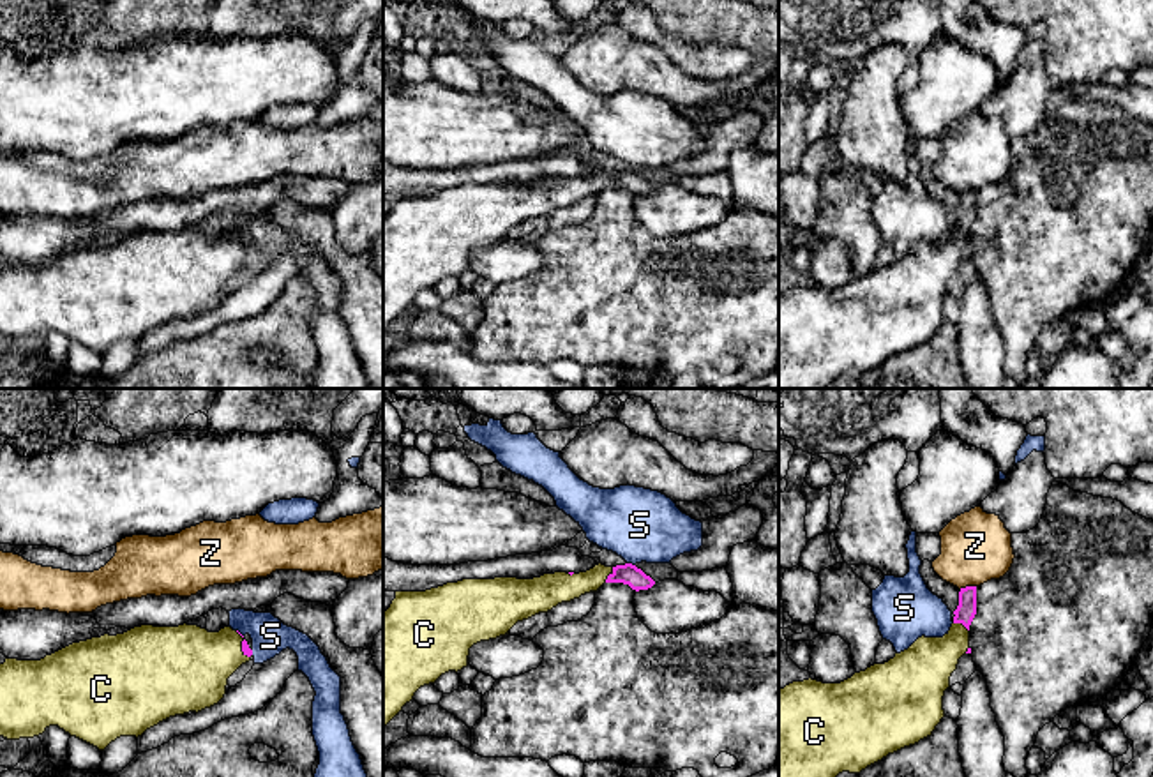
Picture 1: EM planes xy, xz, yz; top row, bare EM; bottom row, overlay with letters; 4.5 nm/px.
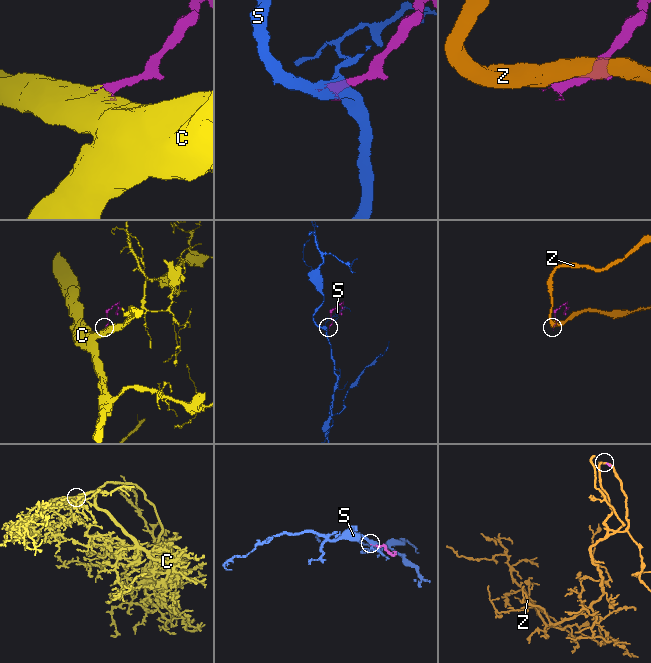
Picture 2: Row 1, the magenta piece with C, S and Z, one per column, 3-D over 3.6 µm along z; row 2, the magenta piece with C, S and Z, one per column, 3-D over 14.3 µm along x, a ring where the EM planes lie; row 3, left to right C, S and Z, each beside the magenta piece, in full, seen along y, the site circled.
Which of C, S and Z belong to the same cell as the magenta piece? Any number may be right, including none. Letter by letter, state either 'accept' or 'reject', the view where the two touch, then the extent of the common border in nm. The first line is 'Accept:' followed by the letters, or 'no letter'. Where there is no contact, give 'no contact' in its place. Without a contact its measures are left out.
Accept: C
C: accept; contact in xz; length 80 nm
S: reject; contact in xz; length 40 nm
Z: reject; contact in yz; length 80 nm

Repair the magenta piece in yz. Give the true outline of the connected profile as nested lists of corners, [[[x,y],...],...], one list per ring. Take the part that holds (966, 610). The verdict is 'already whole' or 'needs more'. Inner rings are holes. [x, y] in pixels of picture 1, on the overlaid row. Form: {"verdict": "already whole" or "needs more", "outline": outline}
{"verdict": "needs more", "outline": [[[976,586],[959,592],[953,623],[943,637],[918,637],[885,664],[874,664],[840,683],[793,682],[779,690],[779,777],[837,777],[860,773],[904,747],[932,735],[945,717],[943,696],[959,659],[971,653],[969,625]]]}

